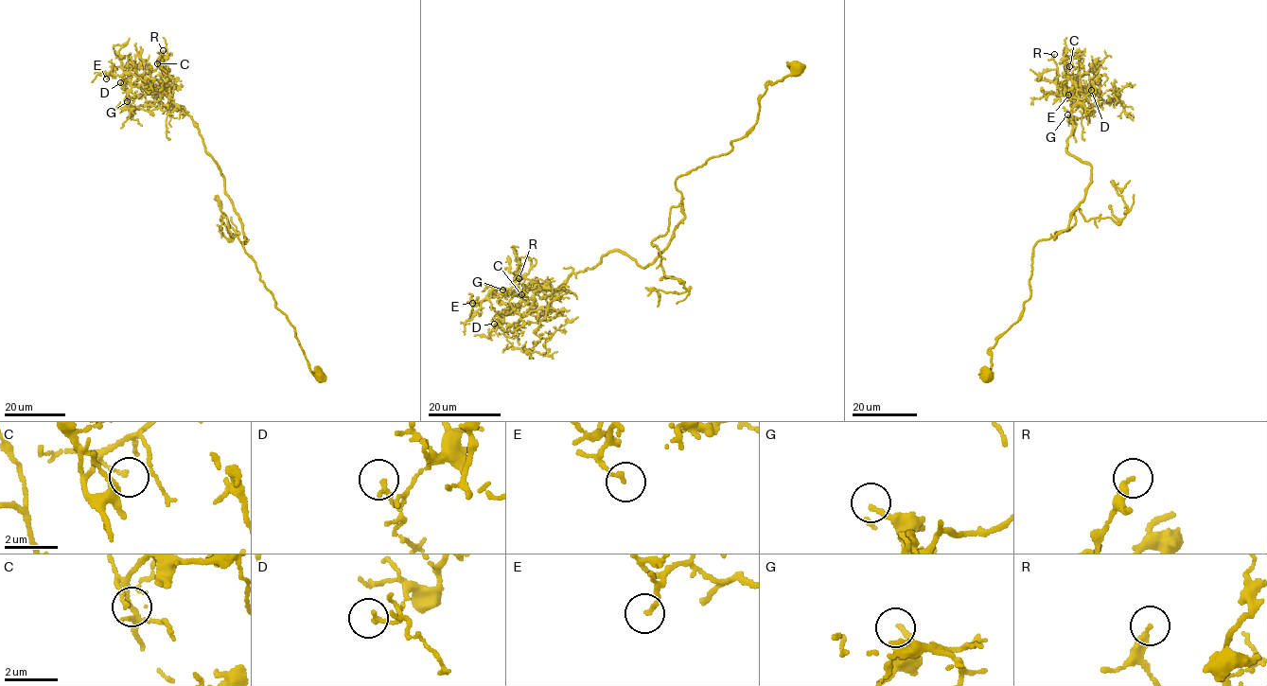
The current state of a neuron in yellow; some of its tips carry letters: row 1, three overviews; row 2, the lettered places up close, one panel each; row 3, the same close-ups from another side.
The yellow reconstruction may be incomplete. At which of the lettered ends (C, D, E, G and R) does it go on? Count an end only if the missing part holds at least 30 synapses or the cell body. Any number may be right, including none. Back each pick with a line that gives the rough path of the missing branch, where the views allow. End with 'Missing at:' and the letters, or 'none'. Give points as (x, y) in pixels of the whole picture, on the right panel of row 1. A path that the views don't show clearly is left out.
G: Course of what is missing: (1067, 114), (1050, 111)
Missing at: G

